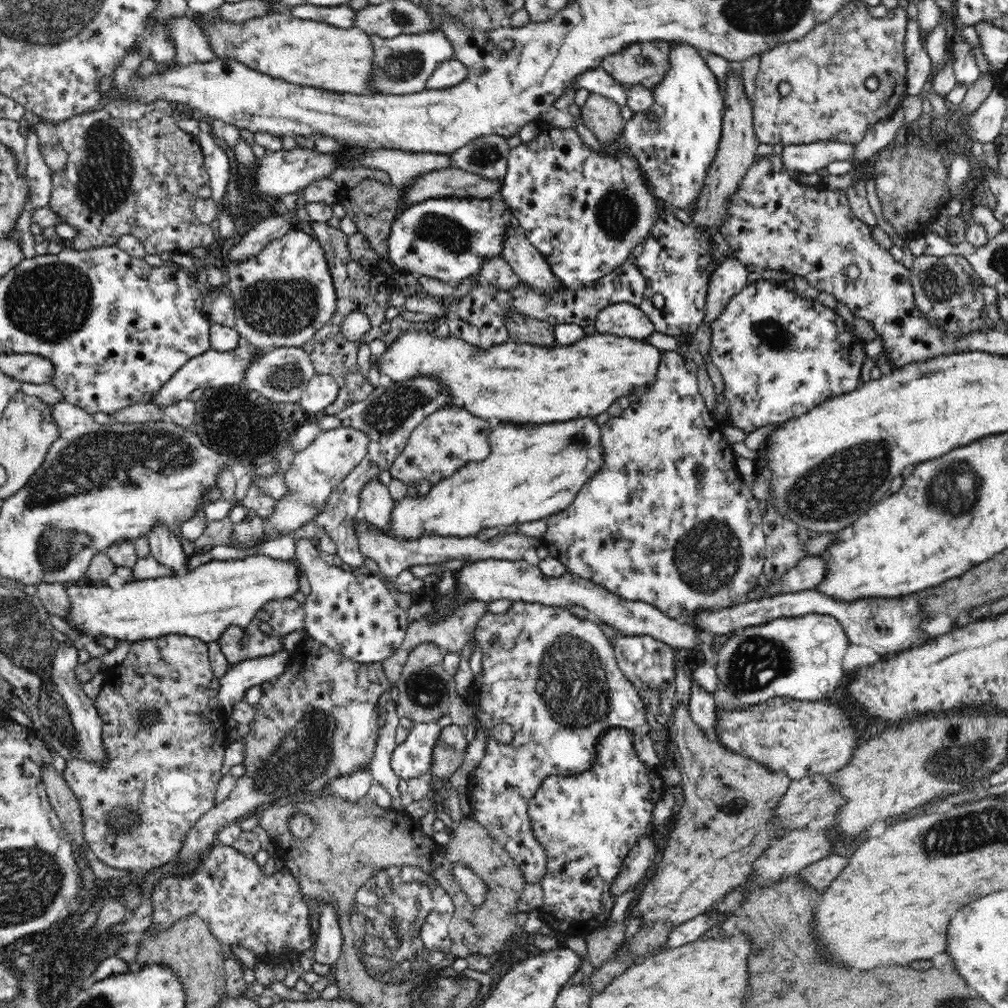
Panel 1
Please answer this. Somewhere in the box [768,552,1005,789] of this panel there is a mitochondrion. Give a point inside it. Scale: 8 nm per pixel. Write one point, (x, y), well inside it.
(950, 766)

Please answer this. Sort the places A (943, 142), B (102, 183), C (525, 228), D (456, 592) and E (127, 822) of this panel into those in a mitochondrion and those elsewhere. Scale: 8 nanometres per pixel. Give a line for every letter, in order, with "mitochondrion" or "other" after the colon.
A: other
B: mitochondrion
C: other
D: other
E: mitochondrion

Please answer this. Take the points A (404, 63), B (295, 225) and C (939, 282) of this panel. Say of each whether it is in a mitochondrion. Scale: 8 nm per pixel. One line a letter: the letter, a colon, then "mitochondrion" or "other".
A: mitochondrion
B: other
C: mitochondrion

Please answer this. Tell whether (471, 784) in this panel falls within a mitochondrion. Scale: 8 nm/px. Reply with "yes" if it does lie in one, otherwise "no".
no

